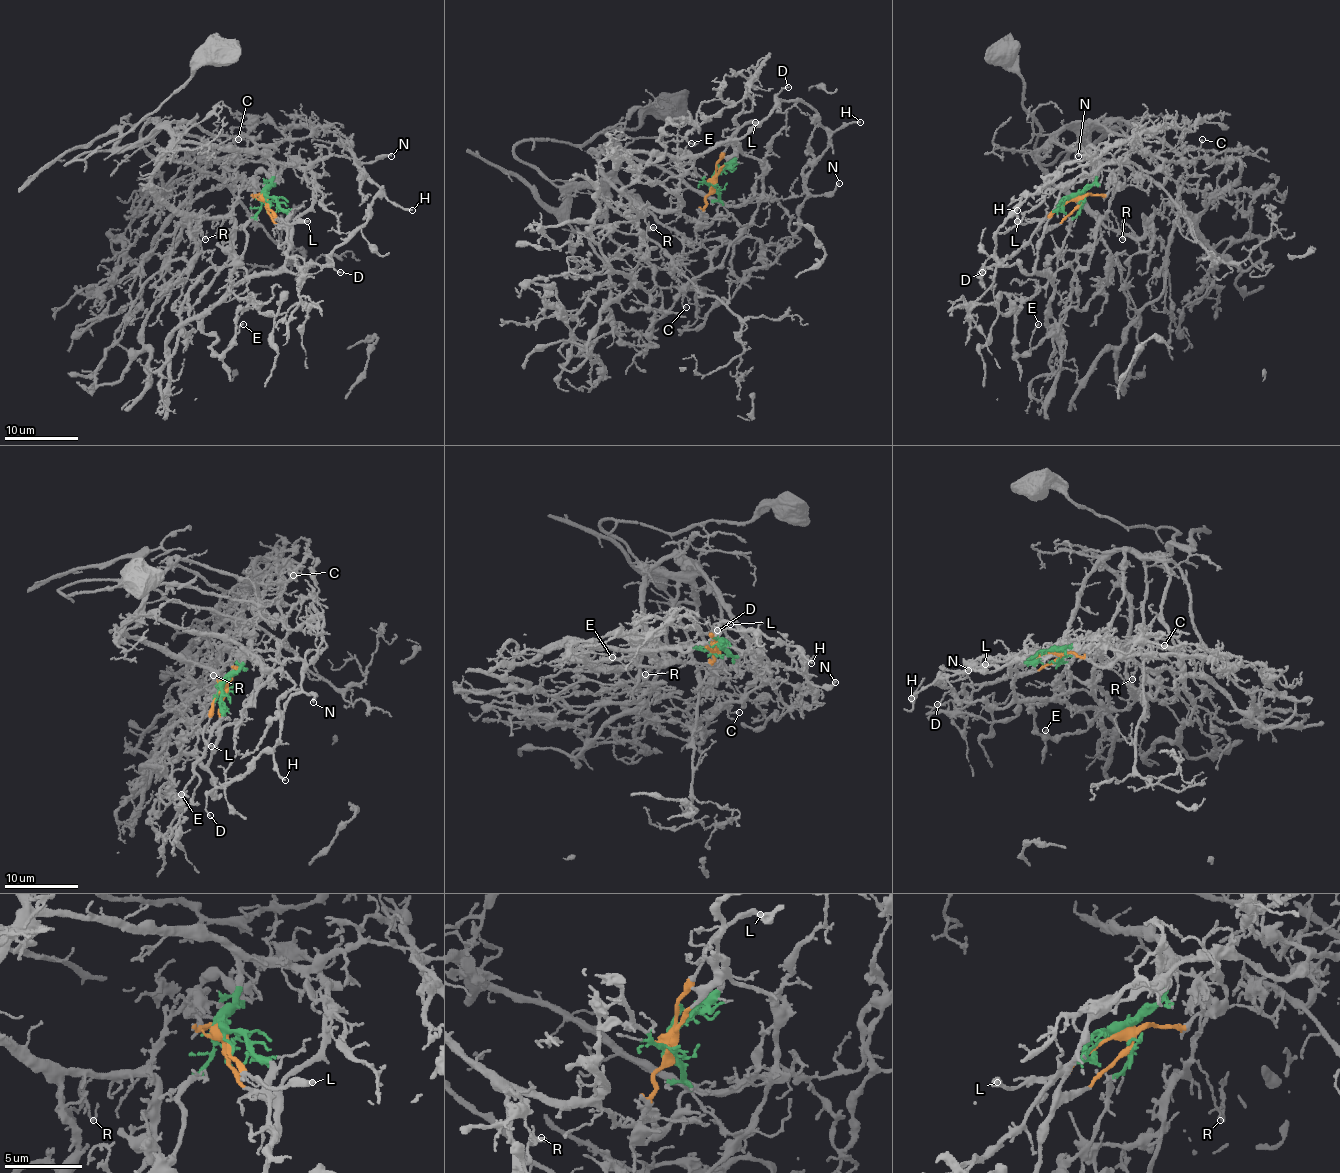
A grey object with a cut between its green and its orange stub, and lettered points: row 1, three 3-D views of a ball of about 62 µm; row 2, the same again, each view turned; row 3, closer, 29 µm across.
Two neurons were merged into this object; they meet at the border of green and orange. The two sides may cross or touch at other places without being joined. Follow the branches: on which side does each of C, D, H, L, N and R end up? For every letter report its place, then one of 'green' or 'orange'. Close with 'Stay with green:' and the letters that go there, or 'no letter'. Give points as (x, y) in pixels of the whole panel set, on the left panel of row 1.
C: (238, 139) | green
D: (340, 272) | orange
H: (412, 210) | orange
L: (307, 221) | orange
N: (391, 156) | orange
R: (205, 239) | green
Stay with green: C, R

